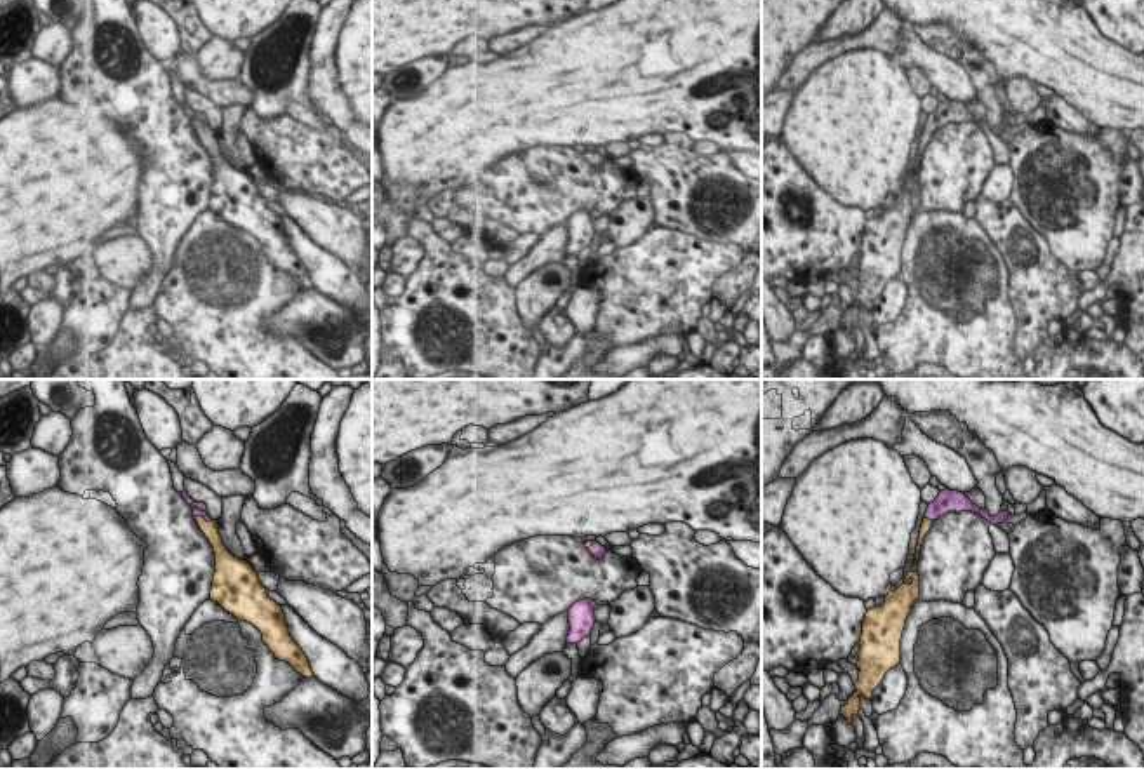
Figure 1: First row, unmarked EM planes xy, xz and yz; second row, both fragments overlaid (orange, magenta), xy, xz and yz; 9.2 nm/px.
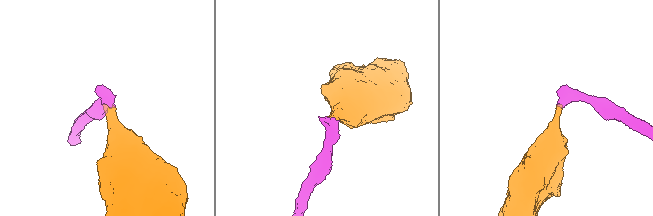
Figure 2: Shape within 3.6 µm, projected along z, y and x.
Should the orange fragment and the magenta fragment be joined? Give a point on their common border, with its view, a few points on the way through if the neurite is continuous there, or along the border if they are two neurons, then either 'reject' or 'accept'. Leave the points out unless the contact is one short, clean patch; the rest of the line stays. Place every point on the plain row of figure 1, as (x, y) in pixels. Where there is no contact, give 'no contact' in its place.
meets orange in yz at (927, 129); runs through yz (925, 136), (927, 129), (946, 112); accept

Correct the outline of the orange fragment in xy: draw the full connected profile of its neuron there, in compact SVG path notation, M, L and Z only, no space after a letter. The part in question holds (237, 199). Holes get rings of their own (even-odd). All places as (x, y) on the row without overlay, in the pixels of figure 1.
M193 118L193 127L216 164L210 211L233 224L238 233L254 235L276 270L287 271L297 284L311 289L315 284L306 264L289 244L282 216L268 207L252 176L228 162L217 130L212 130L207 122L198 118Z

